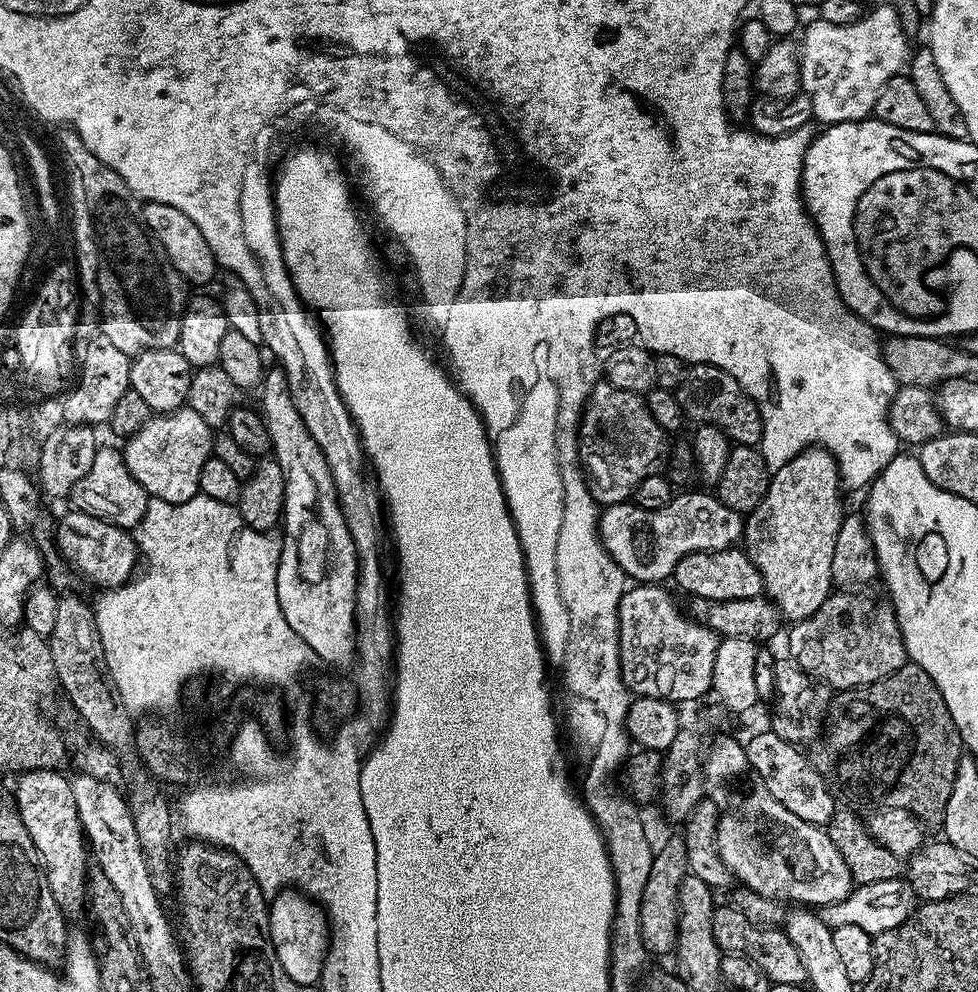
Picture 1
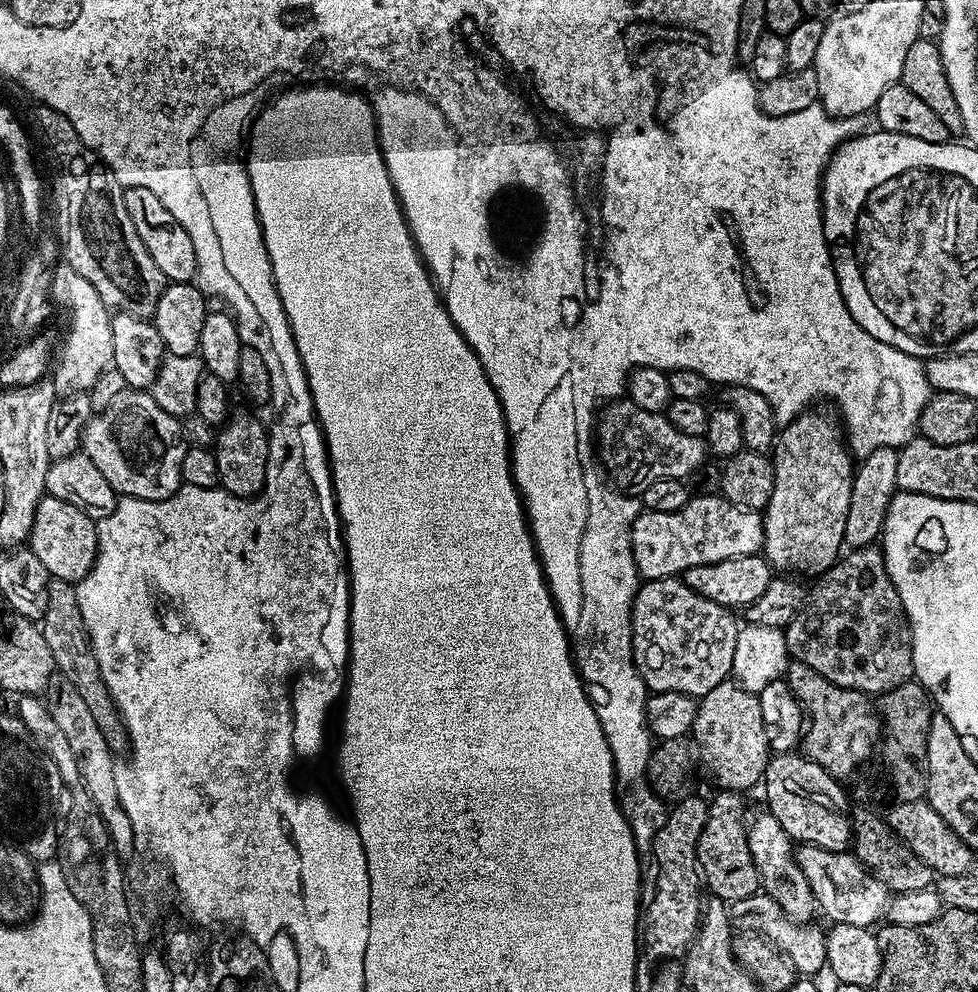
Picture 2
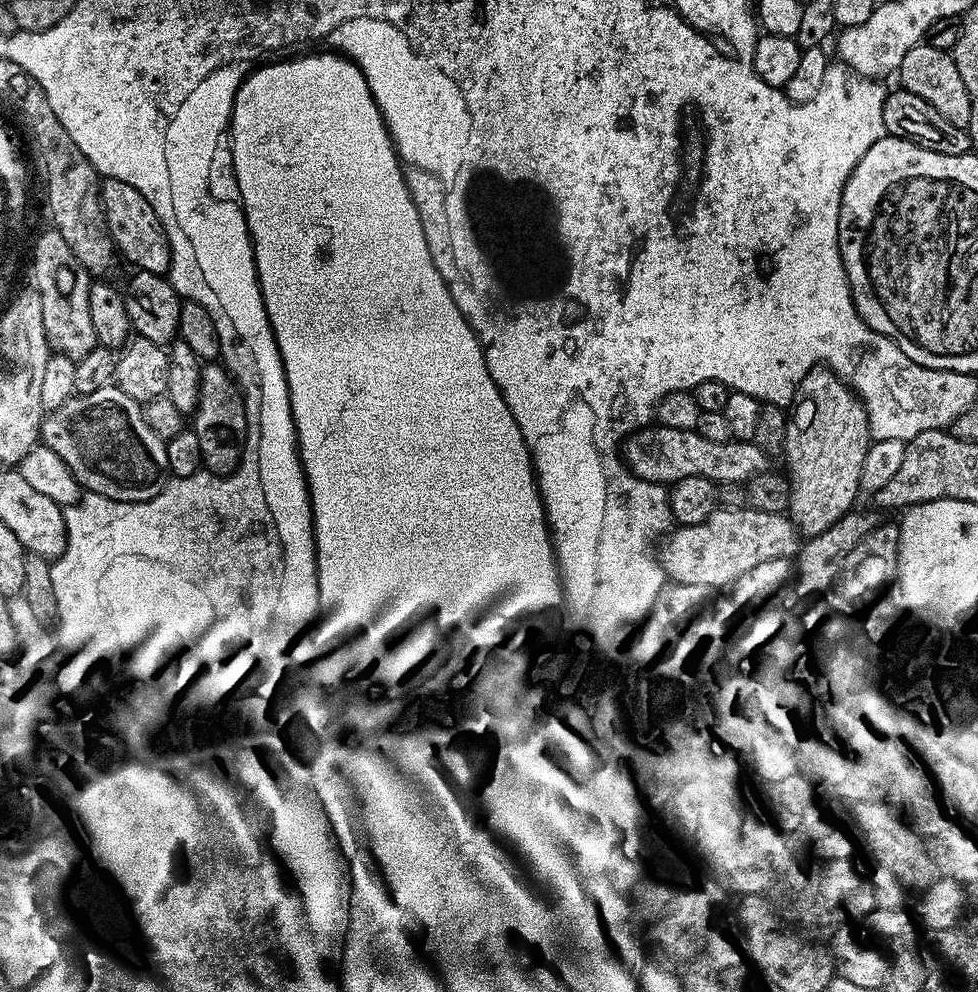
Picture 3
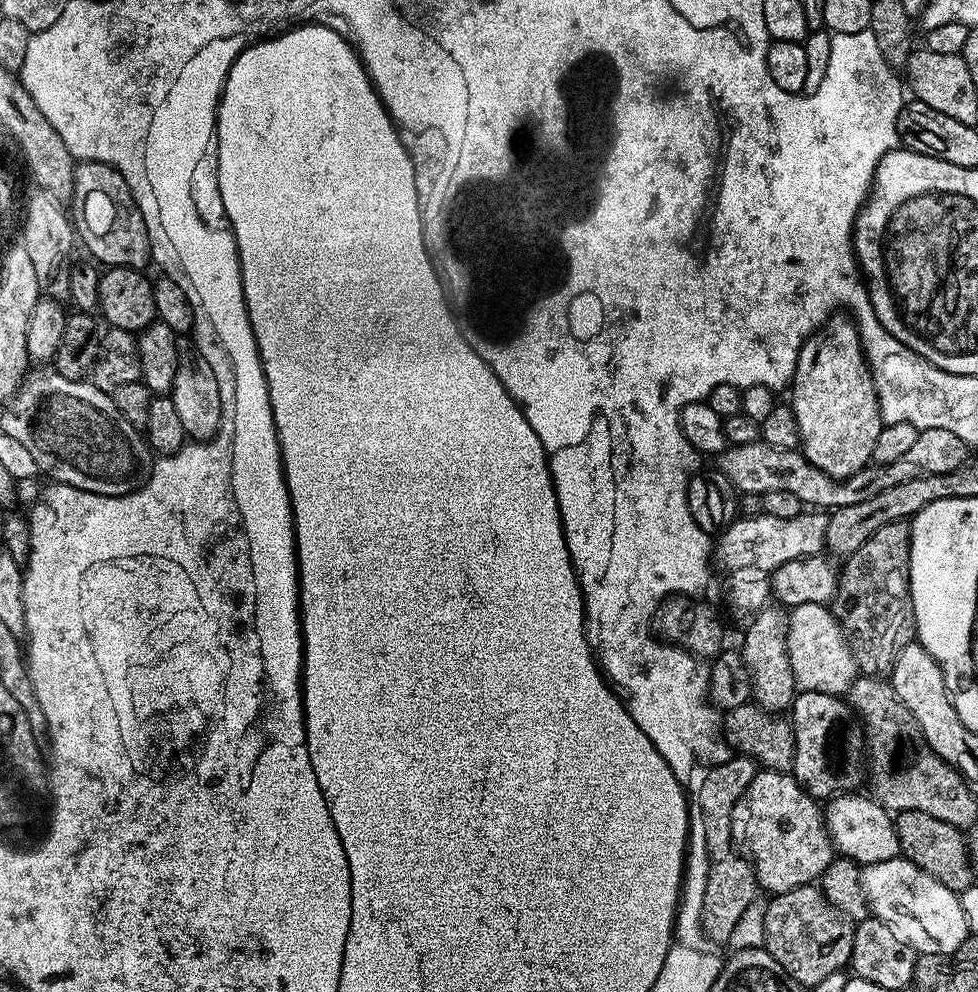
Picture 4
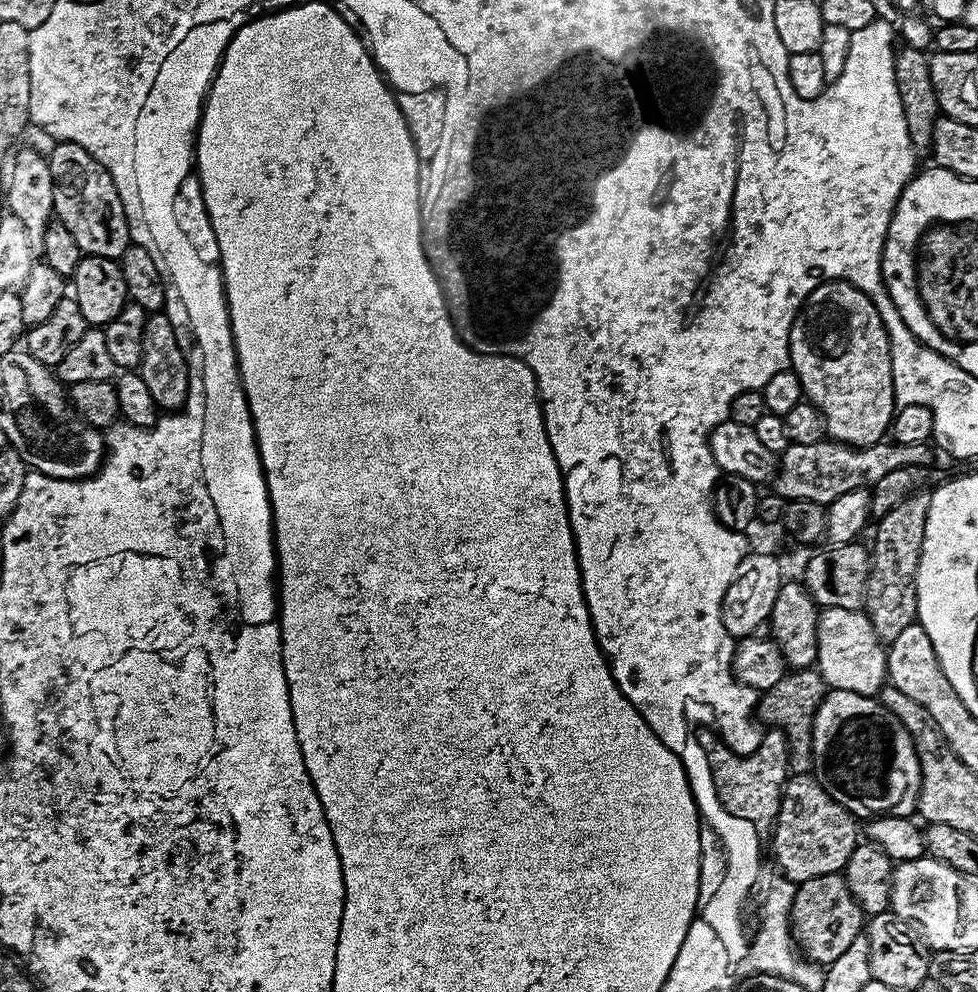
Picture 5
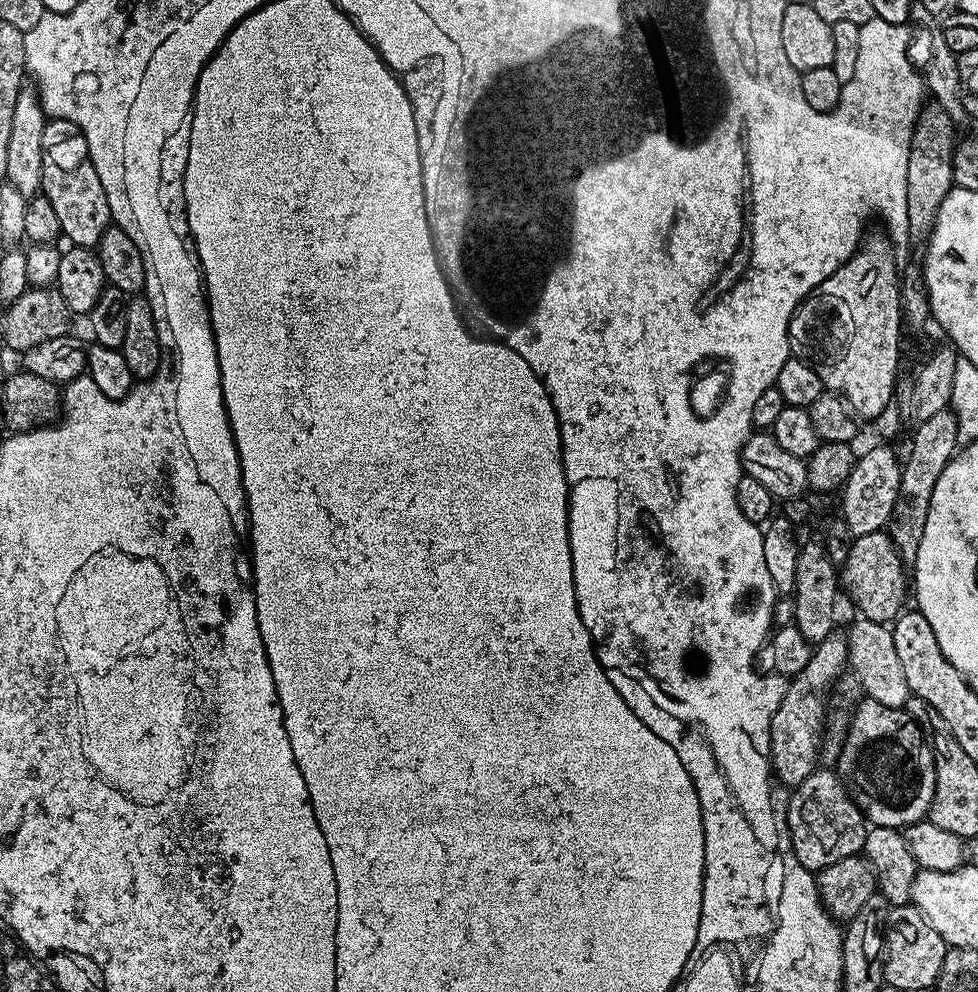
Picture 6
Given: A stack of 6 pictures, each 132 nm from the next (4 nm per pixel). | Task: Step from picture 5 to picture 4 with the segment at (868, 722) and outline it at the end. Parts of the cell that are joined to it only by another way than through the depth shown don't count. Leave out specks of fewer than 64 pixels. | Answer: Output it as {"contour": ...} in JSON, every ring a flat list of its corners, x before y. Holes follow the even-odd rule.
{"contour":[[797,691,792,700,790,719,794,730,794,762,791,775,796,777,800,787,813,798,831,798,846,792,855,792,860,784,860,755,866,752,866,737,860,717,848,706,847,699,822,694,821,692]]}

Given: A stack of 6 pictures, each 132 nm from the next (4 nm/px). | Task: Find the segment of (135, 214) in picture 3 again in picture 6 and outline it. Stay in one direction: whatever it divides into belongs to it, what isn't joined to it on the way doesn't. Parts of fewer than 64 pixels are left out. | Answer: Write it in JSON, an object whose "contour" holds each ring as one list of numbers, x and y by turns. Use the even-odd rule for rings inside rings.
{"contour":[[49,119,42,134,42,194,50,198,50,206,58,213,61,233,69,236,73,245,95,249,102,234,113,223,106,190,98,182,98,174,88,159,86,136,69,120]]}

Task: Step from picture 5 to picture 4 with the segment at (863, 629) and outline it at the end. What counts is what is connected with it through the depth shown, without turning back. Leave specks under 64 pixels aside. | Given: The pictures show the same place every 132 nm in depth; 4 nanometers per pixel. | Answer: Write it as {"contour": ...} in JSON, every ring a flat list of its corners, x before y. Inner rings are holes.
{"contour":[[807,604,793,608,788,612,788,653,790,654,790,664,794,670,797,689,843,697,847,693,848,687,856,681,858,675,856,659,851,646,848,645,844,627,836,620,831,607,822,604]]}

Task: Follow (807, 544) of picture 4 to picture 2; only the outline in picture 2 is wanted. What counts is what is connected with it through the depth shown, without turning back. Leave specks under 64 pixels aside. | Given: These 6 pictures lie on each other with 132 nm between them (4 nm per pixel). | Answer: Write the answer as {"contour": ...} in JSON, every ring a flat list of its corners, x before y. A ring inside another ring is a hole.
{"contour":[[693,495,689,504,674,514,658,514,647,510,641,511,640,517,632,527,632,553,636,570,644,580,657,580,663,576,679,577,694,566,710,562,722,562,726,558,754,556,764,546,764,517,755,508,739,508,734,502,725,500,723,495]]}

